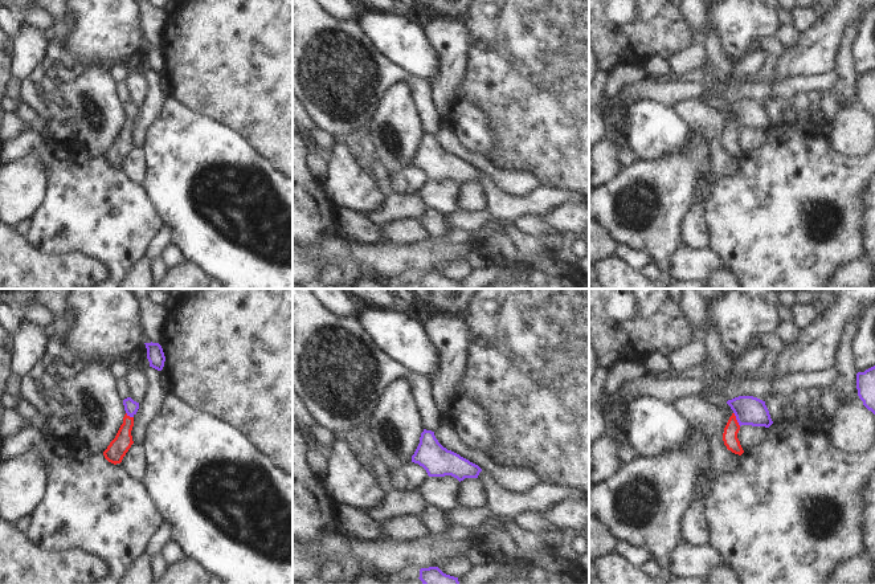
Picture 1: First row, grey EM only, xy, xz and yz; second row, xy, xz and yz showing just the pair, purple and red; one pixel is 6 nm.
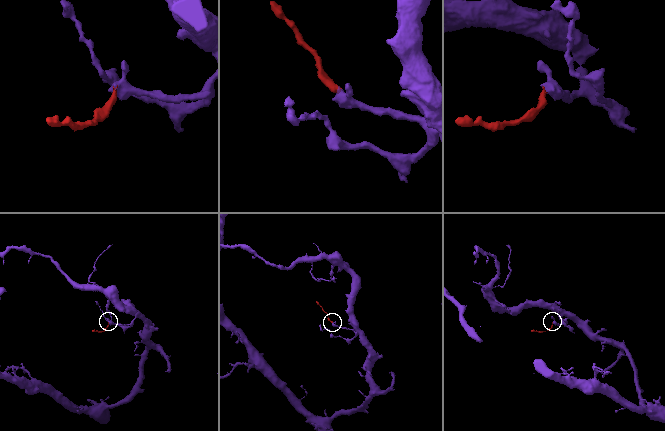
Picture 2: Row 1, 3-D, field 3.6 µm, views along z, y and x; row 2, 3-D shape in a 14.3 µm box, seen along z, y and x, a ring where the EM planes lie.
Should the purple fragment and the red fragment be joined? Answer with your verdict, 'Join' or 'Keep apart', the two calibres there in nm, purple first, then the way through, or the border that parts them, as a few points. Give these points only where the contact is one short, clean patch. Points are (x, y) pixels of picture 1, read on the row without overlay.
Join. Thickness 180 nm (purple) against 90 nm. Path across: yz (749, 114), (736, 122), (730, 139)

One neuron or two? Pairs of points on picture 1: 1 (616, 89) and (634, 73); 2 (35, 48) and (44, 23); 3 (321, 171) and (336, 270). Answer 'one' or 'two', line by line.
1: one
2: two
3: two

